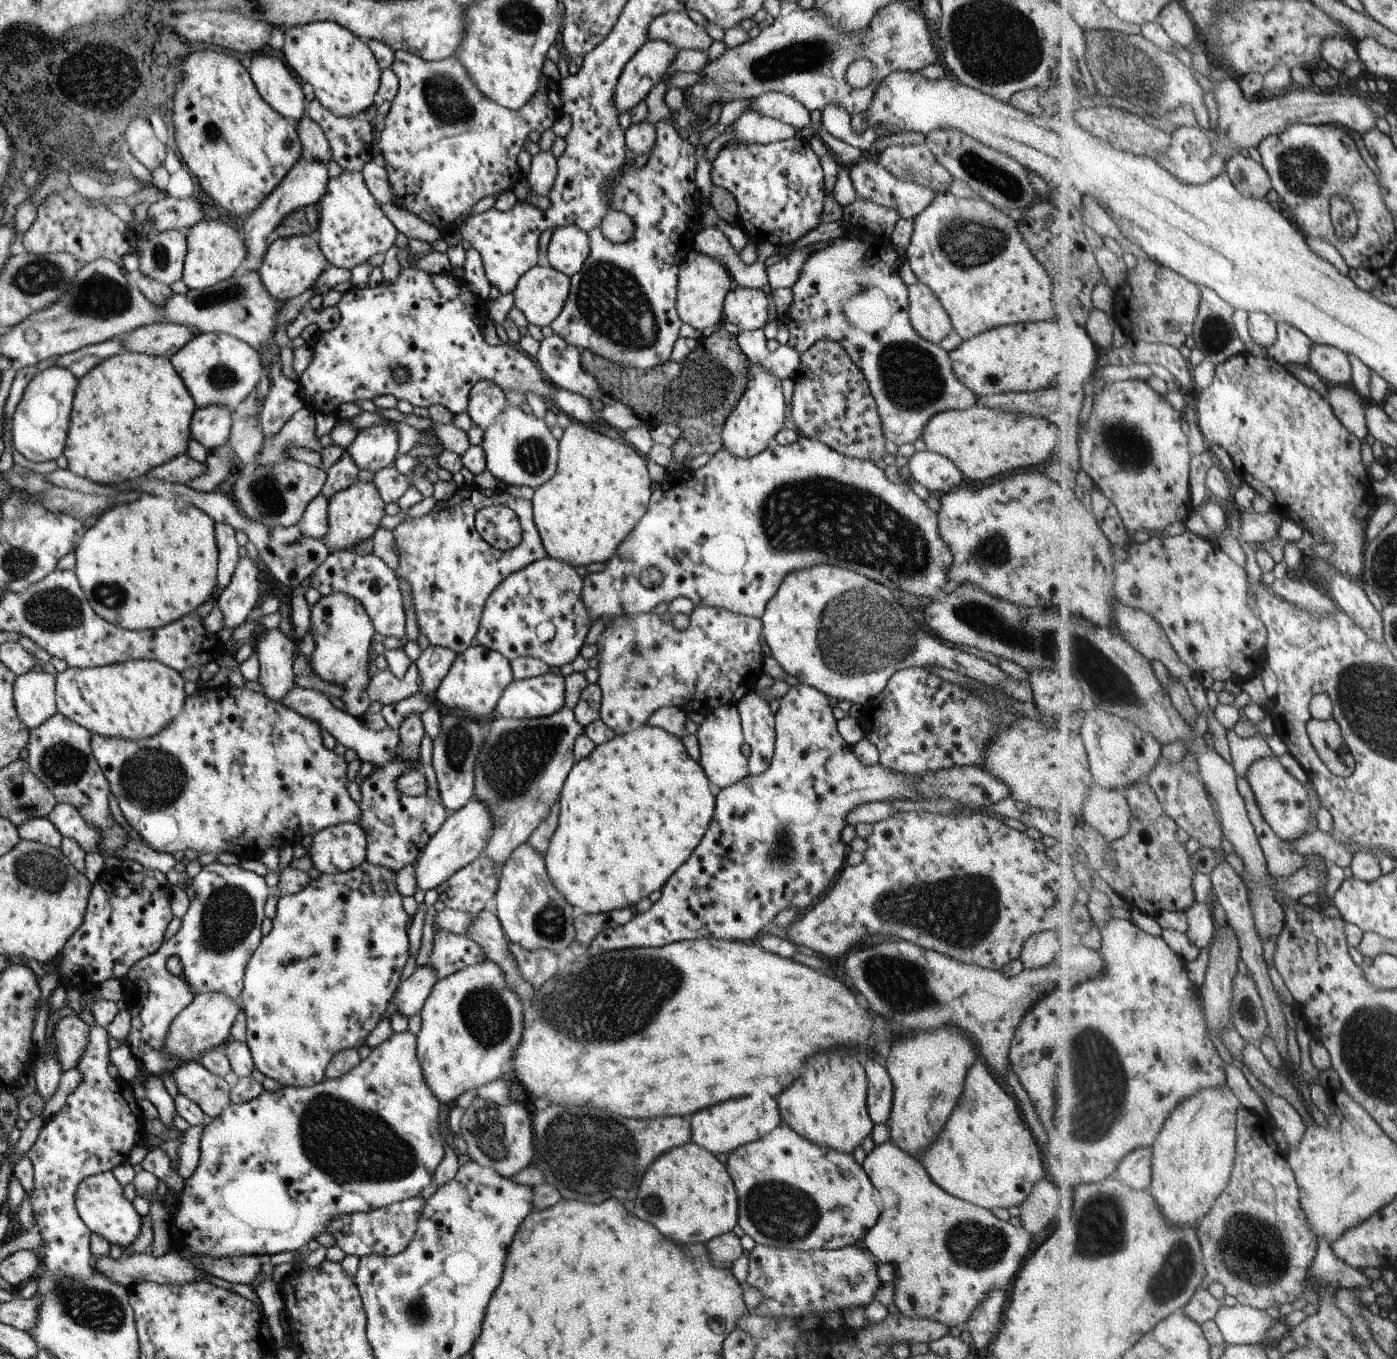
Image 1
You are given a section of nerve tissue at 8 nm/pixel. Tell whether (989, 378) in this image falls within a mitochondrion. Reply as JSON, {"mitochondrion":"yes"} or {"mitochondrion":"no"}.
{"mitochondrion":"yes"}

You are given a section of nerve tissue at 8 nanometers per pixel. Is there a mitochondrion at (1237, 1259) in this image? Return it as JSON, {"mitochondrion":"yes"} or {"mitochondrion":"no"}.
{"mitochondrion":"yes"}

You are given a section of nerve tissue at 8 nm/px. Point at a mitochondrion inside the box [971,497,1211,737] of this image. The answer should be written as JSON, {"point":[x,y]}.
{"point":[1105,680]}

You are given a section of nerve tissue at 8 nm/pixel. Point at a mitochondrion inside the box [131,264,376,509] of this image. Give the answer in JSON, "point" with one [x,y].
{"point":[233,293]}

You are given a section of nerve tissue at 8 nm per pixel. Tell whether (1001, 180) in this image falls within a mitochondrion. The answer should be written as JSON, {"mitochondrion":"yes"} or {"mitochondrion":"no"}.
{"mitochondrion":"yes"}

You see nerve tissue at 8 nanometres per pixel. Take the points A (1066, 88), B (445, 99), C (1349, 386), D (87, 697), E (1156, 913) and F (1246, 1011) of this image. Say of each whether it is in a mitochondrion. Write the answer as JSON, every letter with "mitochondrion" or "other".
{"A":"other","B":"mitochondrion","C":"other","D":"other","E":"other","F":"mitochondrion"}

